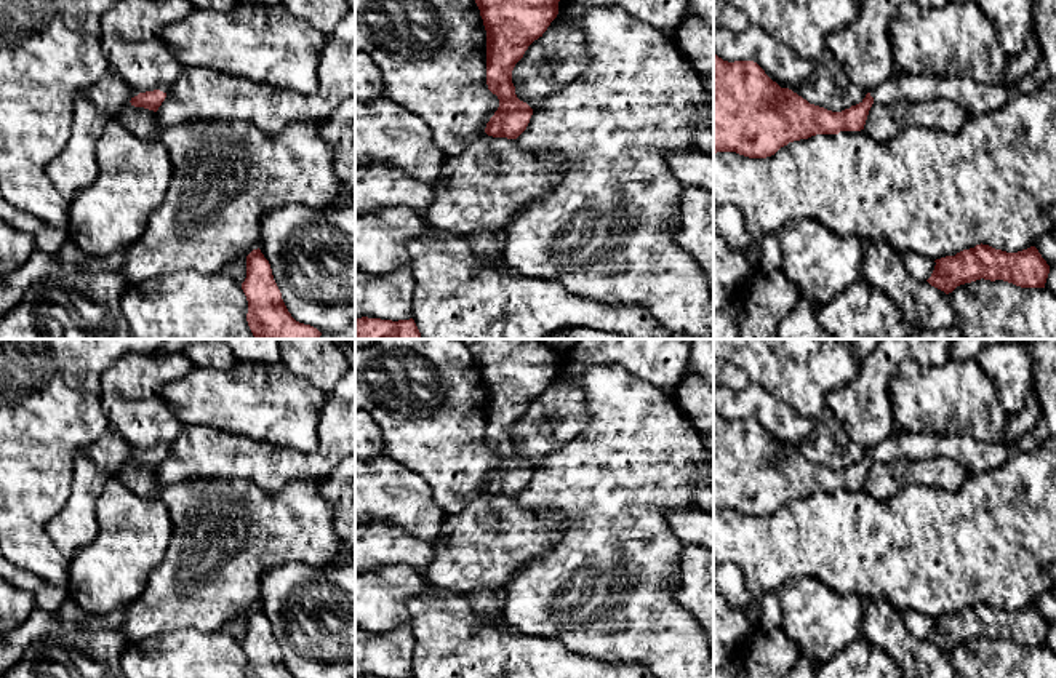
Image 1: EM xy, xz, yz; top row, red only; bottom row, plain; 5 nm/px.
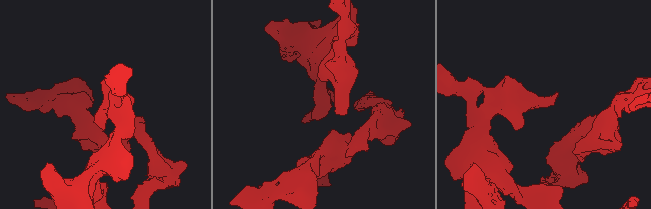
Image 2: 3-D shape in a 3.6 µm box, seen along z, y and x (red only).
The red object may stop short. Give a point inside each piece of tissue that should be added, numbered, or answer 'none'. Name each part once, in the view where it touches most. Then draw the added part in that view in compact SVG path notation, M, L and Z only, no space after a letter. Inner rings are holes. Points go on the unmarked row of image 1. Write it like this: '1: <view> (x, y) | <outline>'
1: yz (975, 456) | M898 433L869 449L874 462L894 462L901 457L918 461L934 454L958 462L968 473L1000 467L1011 454L1003 443L984 443L970 435Z

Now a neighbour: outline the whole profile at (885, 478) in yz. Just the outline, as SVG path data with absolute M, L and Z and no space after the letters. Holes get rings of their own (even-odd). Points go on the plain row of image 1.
M934 454L926 459L898 459L894 462L872 462L864 489L875 499L898 494L912 485L958 491L968 472L954 459Z

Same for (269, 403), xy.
M237 361L229 369L197 368L168 382L160 397L184 425L208 425L251 440L288 446L306 454L317 451L317 427L330 395L282 361Z

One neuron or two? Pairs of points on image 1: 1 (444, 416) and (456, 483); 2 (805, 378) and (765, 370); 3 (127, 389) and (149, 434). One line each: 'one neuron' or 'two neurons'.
1: one neuron
2: one neuron
3: one neuron

